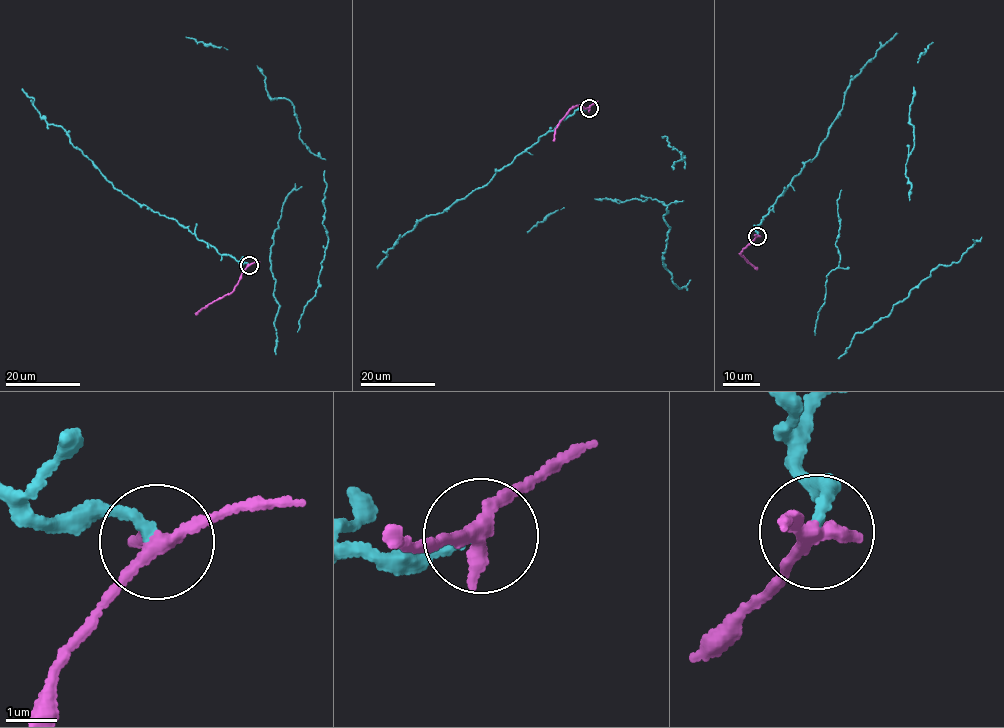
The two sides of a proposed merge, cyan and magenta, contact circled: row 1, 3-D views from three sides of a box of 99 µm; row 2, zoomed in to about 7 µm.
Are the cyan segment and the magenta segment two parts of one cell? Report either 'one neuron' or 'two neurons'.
two neurons

